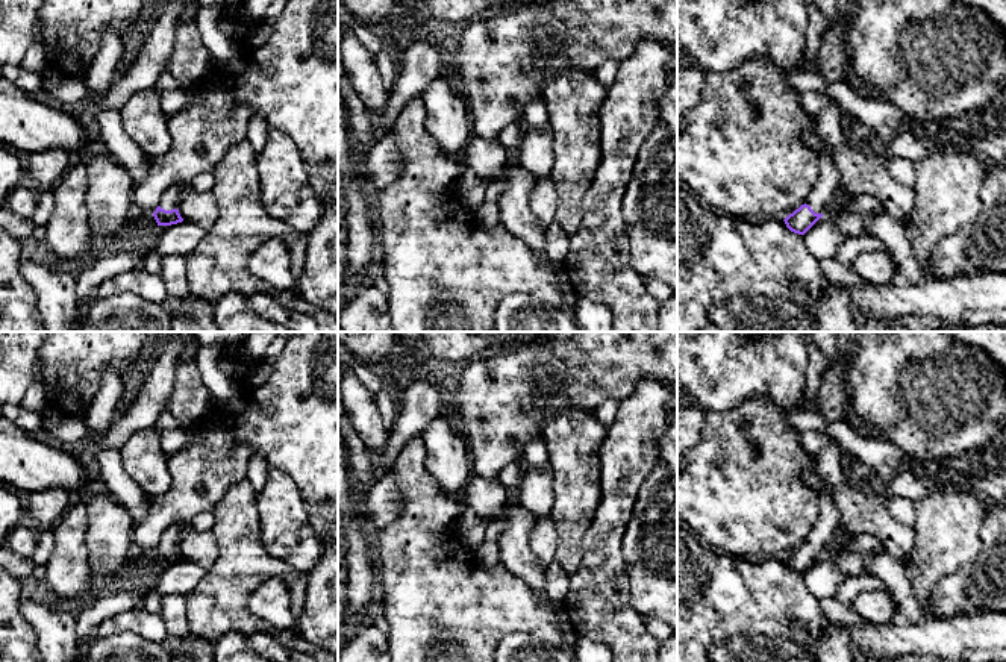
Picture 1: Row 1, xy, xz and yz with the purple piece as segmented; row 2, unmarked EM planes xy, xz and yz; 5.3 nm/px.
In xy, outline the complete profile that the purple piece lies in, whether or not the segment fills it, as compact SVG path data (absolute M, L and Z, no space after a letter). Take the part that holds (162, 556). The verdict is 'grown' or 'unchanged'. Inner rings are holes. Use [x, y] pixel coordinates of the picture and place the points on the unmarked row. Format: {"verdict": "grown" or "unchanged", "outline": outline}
{"verdict": "grown", "outline": "M176 521L165 530L159 545L153 551L158 565L171 565L183 561L179 553L179 539L185 529L183 523Z"}

